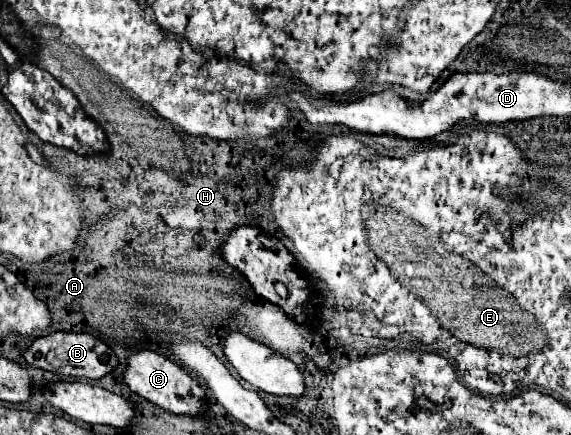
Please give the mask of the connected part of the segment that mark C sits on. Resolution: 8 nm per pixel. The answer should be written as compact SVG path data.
M151 349L133 351L127 357L127 369L123 373L123 379L133 393L141 395L143 399L147 399L171 413L199 415L203 411L203 389L199 387L199 383L183 367L179 367L169 357L165 357L157 351L151 351Z

